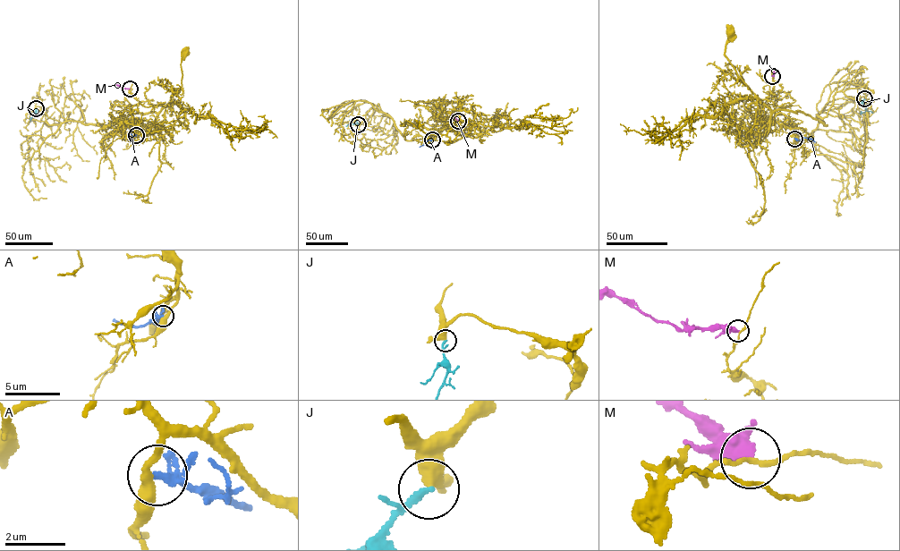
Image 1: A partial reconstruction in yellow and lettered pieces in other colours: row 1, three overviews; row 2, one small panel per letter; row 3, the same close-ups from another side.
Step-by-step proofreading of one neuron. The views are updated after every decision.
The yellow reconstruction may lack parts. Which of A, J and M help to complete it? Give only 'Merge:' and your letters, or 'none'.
Merge: none

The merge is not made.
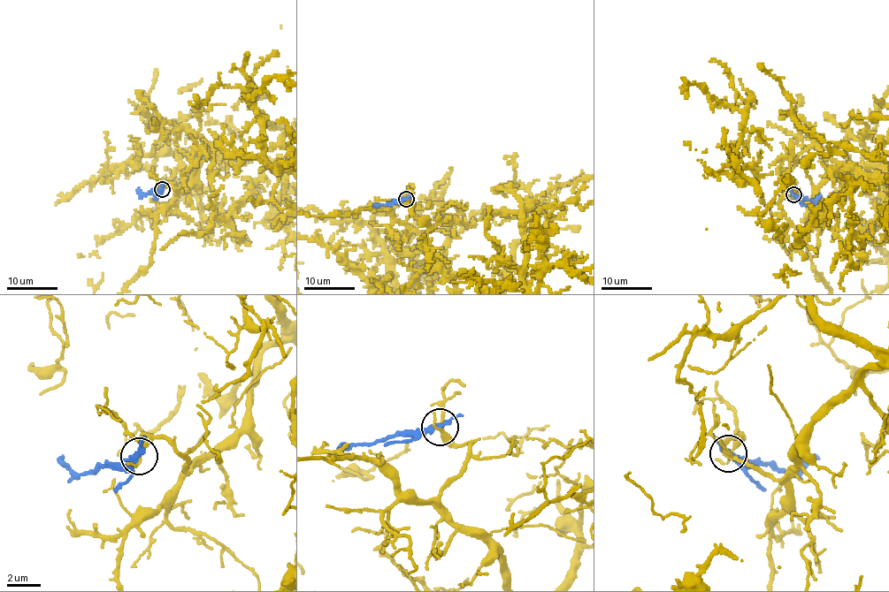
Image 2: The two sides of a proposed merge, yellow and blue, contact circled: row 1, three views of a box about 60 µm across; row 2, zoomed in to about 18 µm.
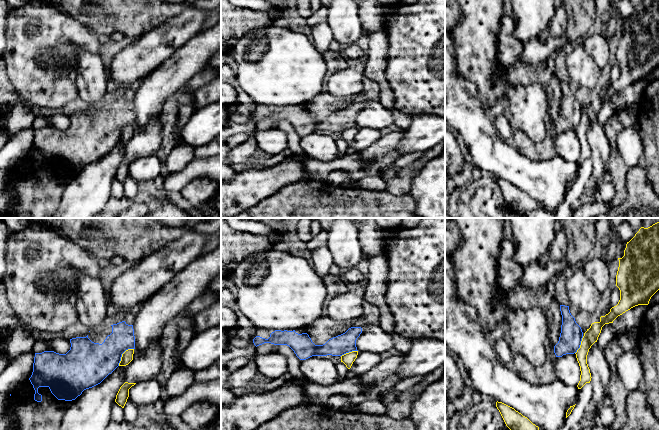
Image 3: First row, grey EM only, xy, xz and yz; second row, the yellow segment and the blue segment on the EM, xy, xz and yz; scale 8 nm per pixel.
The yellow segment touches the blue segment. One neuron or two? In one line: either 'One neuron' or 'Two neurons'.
Two neurons

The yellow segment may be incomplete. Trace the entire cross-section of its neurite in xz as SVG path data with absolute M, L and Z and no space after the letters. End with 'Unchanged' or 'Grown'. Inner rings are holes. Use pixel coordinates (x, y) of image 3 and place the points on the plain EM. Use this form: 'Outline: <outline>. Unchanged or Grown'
Outline: M352 127L352 128L346 129L341 132L341 138L343 138L348 145L350 145L353 138L357 134L357 131L358 131L358 127Z. Unchanged

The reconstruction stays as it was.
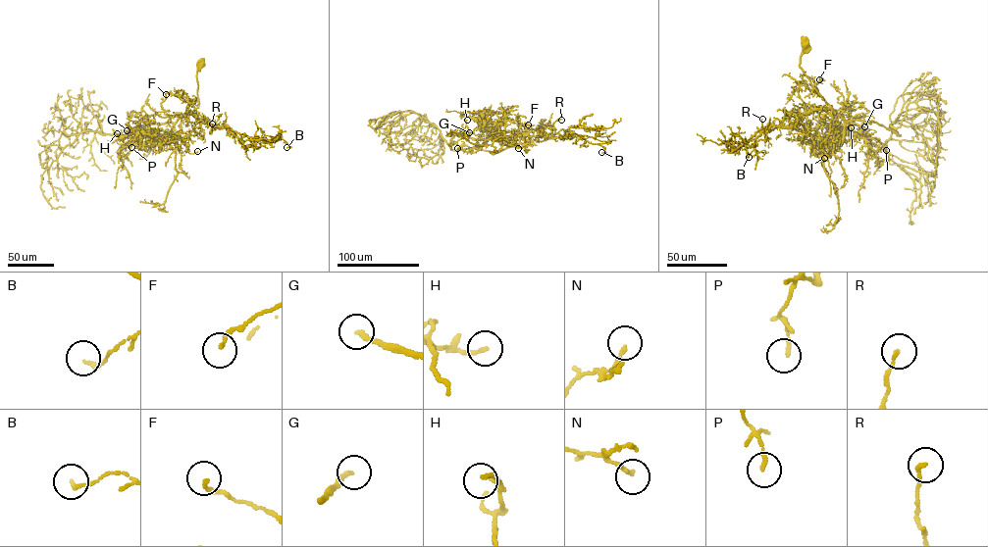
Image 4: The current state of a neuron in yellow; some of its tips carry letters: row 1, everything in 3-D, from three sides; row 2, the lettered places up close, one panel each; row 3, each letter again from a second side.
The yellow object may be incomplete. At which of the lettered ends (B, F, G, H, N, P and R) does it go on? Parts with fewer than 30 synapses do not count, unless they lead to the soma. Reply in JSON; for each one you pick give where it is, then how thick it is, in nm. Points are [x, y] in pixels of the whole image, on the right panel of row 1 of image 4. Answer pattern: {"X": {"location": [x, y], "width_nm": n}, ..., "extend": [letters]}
{"G": {"location": [864, 126], "width_nm": 180}, "extend": ["G"]}

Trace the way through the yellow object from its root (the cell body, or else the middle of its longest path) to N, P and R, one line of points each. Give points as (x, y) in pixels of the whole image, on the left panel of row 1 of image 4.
N: (201, 64), (196, 74), (196, 100), (178, 119), (170, 142), (179, 138), (188, 153), (197, 151)
P: (201, 64), (196, 74), (196, 100), (173, 129), (163, 135), (152, 133), (152, 137), (135, 138), (131, 147)
R: (201, 64), (196, 74), (196, 100), (186, 111), (222, 127), (212, 126), (210, 132), (212, 124)

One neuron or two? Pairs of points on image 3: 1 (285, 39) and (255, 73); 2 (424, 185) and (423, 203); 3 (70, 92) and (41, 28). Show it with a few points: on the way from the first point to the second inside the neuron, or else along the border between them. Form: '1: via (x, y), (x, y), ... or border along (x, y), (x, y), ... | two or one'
1: via (281, 48), (264, 65) | one
2: via (424, 189), (424, 199) | one
3: via (54, 76), (41, 61), (41, 44) | one

